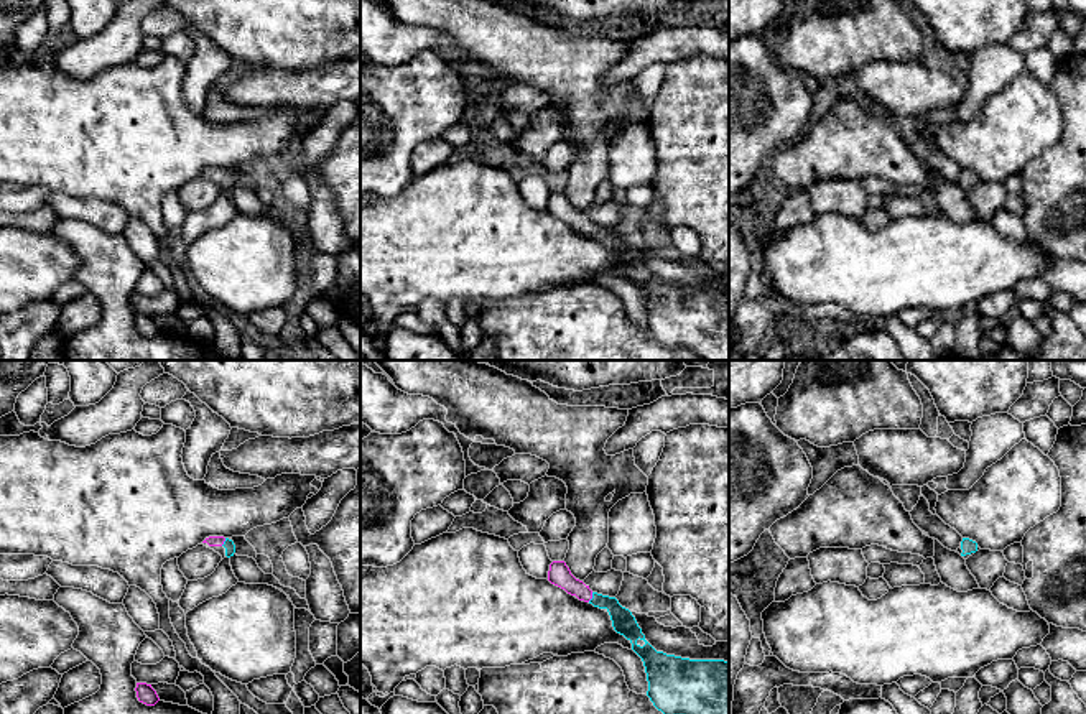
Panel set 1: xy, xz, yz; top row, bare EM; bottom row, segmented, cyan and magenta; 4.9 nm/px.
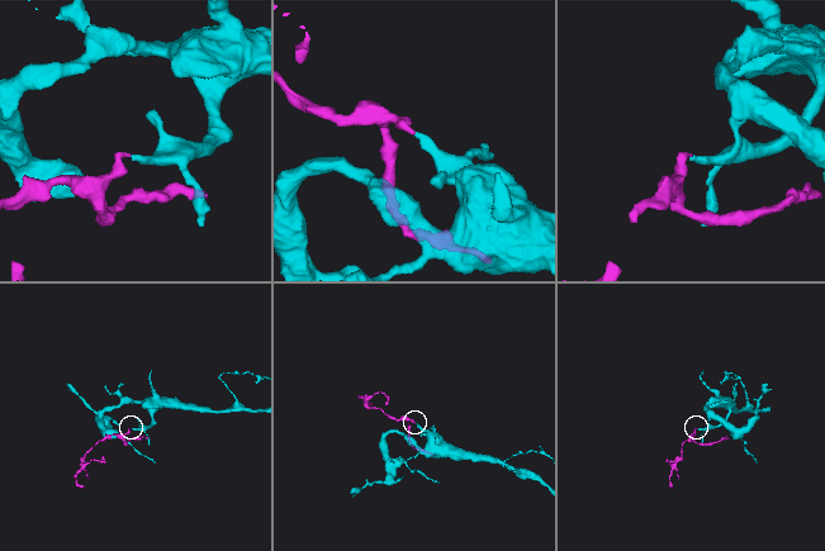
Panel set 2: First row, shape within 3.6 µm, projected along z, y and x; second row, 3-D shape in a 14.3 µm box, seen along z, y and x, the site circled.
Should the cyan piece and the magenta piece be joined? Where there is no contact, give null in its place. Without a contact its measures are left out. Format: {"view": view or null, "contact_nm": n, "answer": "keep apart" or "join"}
{"view": "xz", "contact_nm": 50, "answer": "join"}

